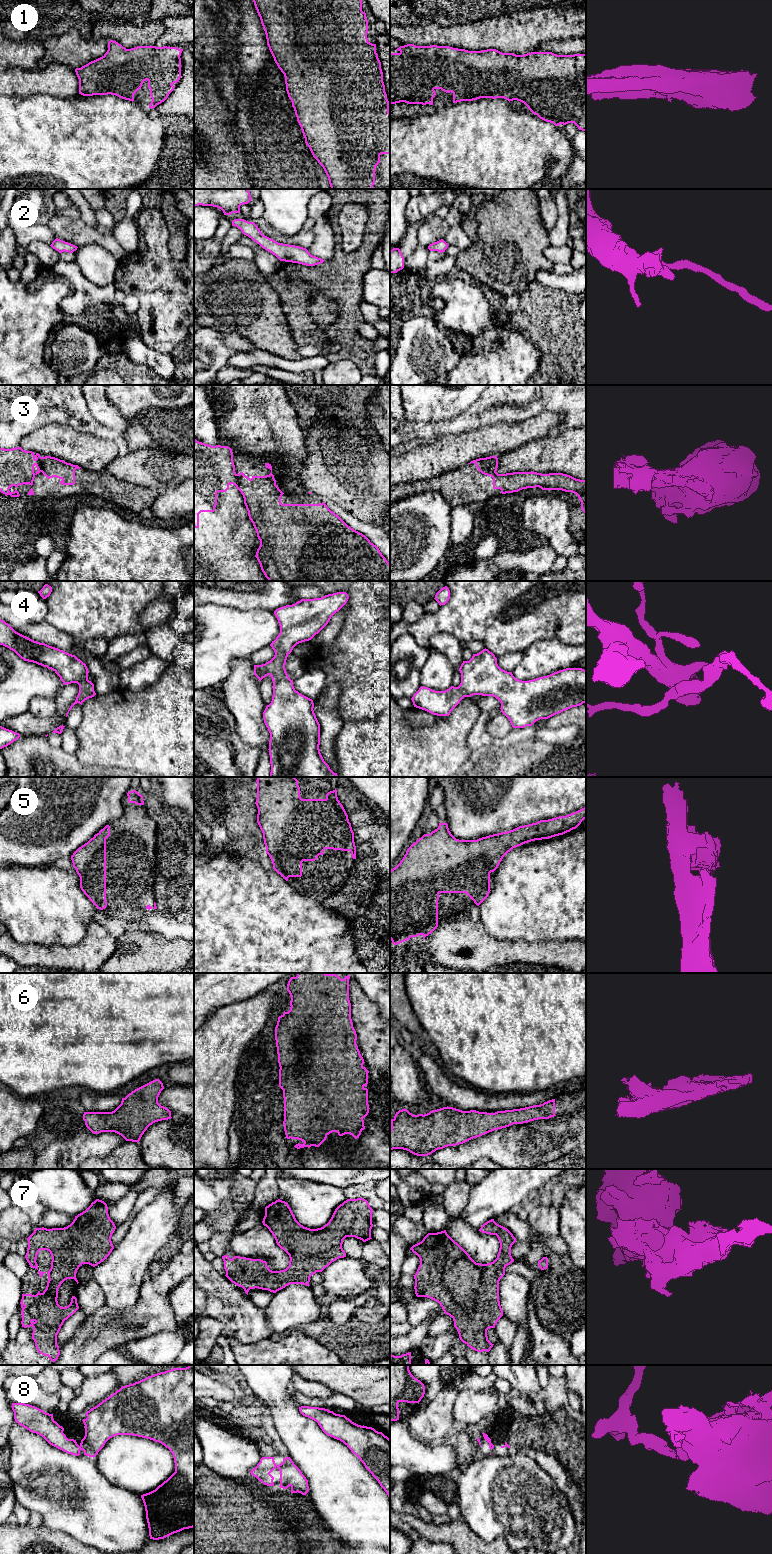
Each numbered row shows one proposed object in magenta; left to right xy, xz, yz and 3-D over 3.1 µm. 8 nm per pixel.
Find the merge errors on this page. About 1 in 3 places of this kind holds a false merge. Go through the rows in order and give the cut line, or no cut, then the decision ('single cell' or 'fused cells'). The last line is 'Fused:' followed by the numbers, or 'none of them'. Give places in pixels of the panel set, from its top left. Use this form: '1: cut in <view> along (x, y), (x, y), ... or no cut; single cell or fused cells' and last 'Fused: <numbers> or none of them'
1: no cut; single cell
2: no cut; single cell
3: cut in xz along (236, 474), (239, 489); fused cells
4: no cut; single cell
5: no cut; single cell
6: no cut; single cell
7: no cut; single cell
8: no cut; single cell
Fused: 3

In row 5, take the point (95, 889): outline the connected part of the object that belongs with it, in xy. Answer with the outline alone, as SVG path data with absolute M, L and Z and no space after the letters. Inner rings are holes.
M106 825L87 843L79 847L71 856L73 867L80 877L80 888L89 900L100 910L107 906L106 901L106 839L110 836L110 826Z

